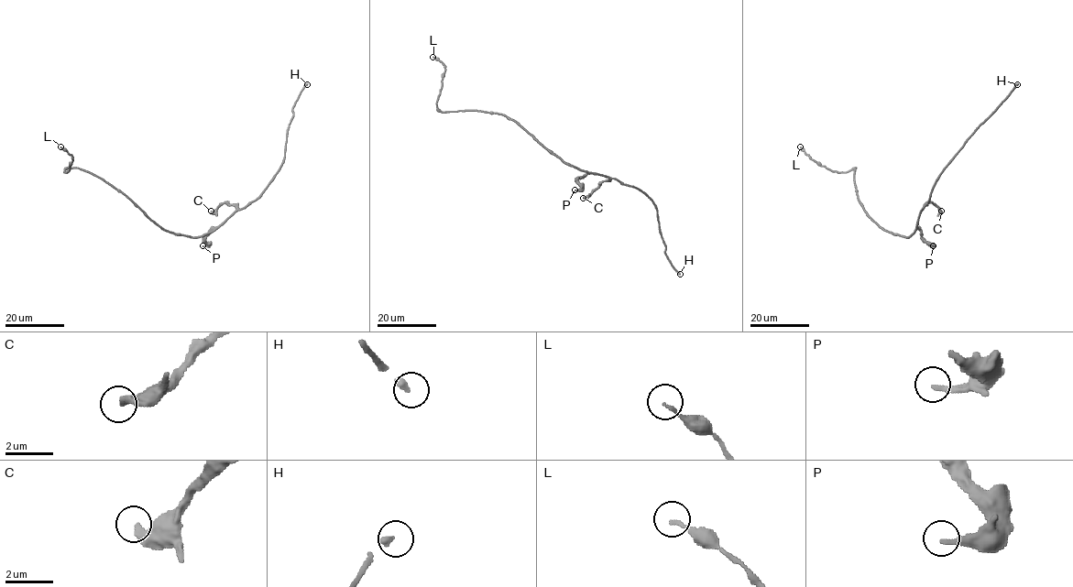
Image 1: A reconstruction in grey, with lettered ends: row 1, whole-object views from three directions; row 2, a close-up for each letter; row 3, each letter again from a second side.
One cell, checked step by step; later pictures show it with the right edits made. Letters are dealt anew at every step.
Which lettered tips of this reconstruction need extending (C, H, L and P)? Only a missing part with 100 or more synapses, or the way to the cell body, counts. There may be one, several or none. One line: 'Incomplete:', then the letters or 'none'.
Incomplete: H

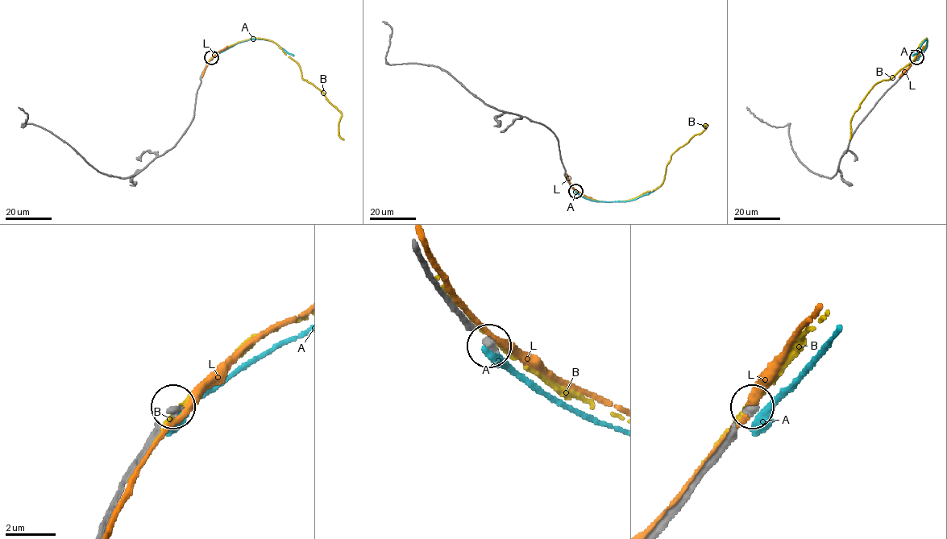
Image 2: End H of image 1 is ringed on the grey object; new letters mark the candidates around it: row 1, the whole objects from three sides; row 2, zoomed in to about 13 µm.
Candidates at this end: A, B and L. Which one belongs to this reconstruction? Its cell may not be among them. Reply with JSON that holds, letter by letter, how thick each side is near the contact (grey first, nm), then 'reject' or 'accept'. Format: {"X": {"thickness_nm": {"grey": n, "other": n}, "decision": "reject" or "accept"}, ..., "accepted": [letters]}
{"A": {"thickness_nm": {"grey": 240, "other": 500}, "decision": "reject"}, "B": {"thickness_nm": {"grey": 240, "other": 220}, "decision": "reject"}, "L": {"thickness_nm": {"grey": 240, "other": 240}, "decision": "reject"}, "accepted": []}

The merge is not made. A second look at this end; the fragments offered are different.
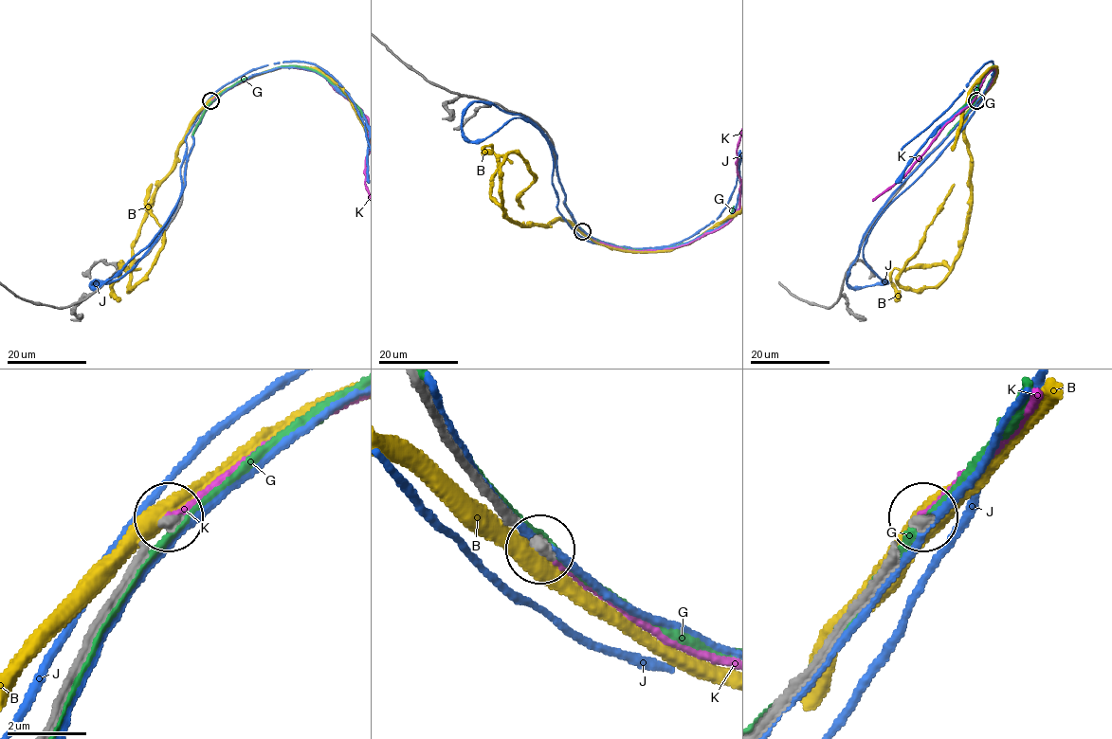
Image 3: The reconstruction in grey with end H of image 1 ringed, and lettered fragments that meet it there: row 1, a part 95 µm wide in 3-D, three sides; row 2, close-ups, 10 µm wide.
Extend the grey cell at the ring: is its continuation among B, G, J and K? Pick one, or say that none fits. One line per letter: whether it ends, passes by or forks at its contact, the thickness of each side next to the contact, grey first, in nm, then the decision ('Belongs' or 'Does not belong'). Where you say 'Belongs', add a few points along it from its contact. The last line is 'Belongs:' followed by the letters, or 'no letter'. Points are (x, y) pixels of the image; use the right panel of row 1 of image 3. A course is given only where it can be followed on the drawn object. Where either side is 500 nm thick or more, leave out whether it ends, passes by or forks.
B: Thickness 240 nm (grey) against 500 nm. Does not belong
G: It passes by. Thickness 240 nm (grey) against 180 nm. Does not belong
J: It passes by. Thickness 240 nm (grey) against 180 nm. Does not belong
K: It ends there. Thickness 240 nm (grey) against 190 nm. Belongs
Belongs: K

